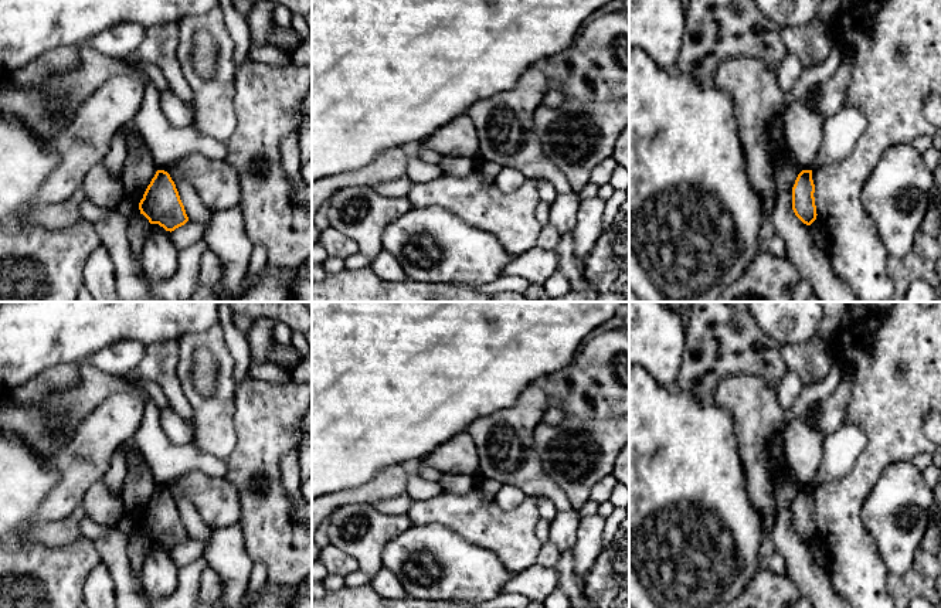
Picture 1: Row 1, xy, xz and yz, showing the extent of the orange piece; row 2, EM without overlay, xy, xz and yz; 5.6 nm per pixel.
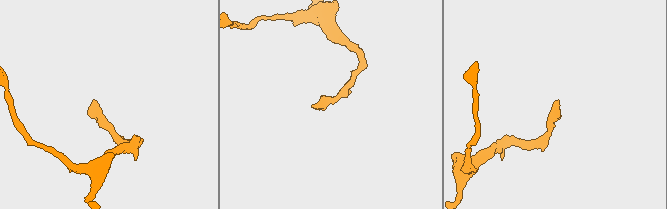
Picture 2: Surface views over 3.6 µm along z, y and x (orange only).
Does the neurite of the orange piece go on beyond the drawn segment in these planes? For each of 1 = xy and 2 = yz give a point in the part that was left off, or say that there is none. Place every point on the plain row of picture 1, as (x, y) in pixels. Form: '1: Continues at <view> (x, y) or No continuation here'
1: No continuation here
2: No continuation here

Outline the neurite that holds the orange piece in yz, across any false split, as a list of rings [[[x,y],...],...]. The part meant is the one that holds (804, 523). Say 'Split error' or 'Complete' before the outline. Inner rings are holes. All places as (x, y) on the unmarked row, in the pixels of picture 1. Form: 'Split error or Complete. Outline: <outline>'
Complete. Outline: [[[802,488],[792,505],[792,527],[795,533],[806,543],[816,537],[815,502],[812,488]]]

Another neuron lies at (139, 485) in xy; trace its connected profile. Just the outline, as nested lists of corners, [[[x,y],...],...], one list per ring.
[[[140,454],[135,461],[128,461],[120,493],[125,512],[140,519],[156,489],[157,483],[143,455]]]

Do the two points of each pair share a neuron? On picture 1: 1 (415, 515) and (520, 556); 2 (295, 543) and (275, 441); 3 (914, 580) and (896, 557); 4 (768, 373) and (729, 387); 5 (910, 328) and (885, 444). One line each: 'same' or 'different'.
1: same
2: same
3: different
4: different
5: same

